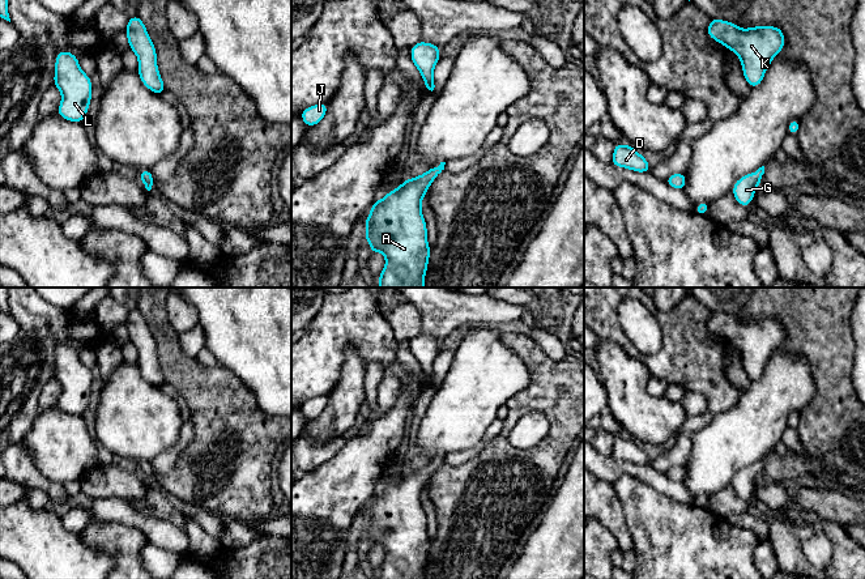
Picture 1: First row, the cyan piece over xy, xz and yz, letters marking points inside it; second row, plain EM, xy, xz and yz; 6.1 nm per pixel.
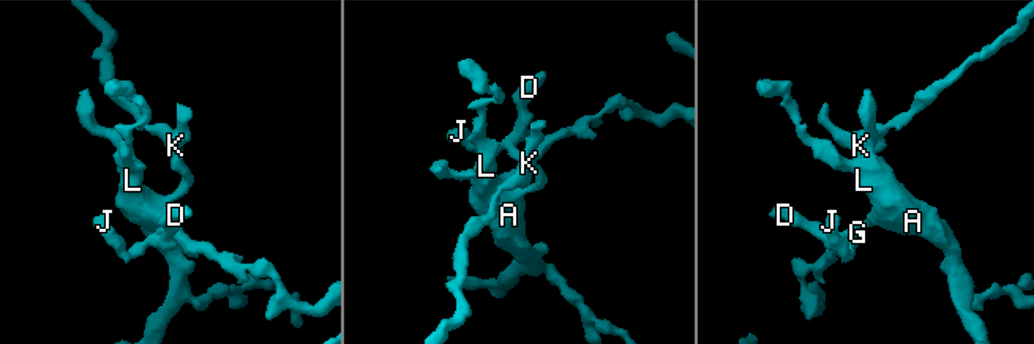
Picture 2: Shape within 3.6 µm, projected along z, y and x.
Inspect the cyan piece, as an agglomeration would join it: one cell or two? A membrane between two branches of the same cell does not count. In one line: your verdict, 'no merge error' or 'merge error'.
no merge error

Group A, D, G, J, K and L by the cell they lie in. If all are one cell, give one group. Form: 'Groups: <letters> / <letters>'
Groups: A D G J K L

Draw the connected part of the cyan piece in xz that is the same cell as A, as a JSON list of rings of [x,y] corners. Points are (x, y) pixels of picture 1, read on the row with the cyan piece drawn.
[[[444,165],[405,179],[382,200],[374,200],[368,217],[363,214],[371,252],[385,255],[385,267],[376,280],[380,288],[425,288],[431,248],[421,203]]]

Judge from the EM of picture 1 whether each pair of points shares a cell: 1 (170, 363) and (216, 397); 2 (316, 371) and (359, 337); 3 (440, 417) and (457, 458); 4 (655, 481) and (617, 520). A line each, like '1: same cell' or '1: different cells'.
1: same cell
2: same cell
3: different cells
4: different cells

